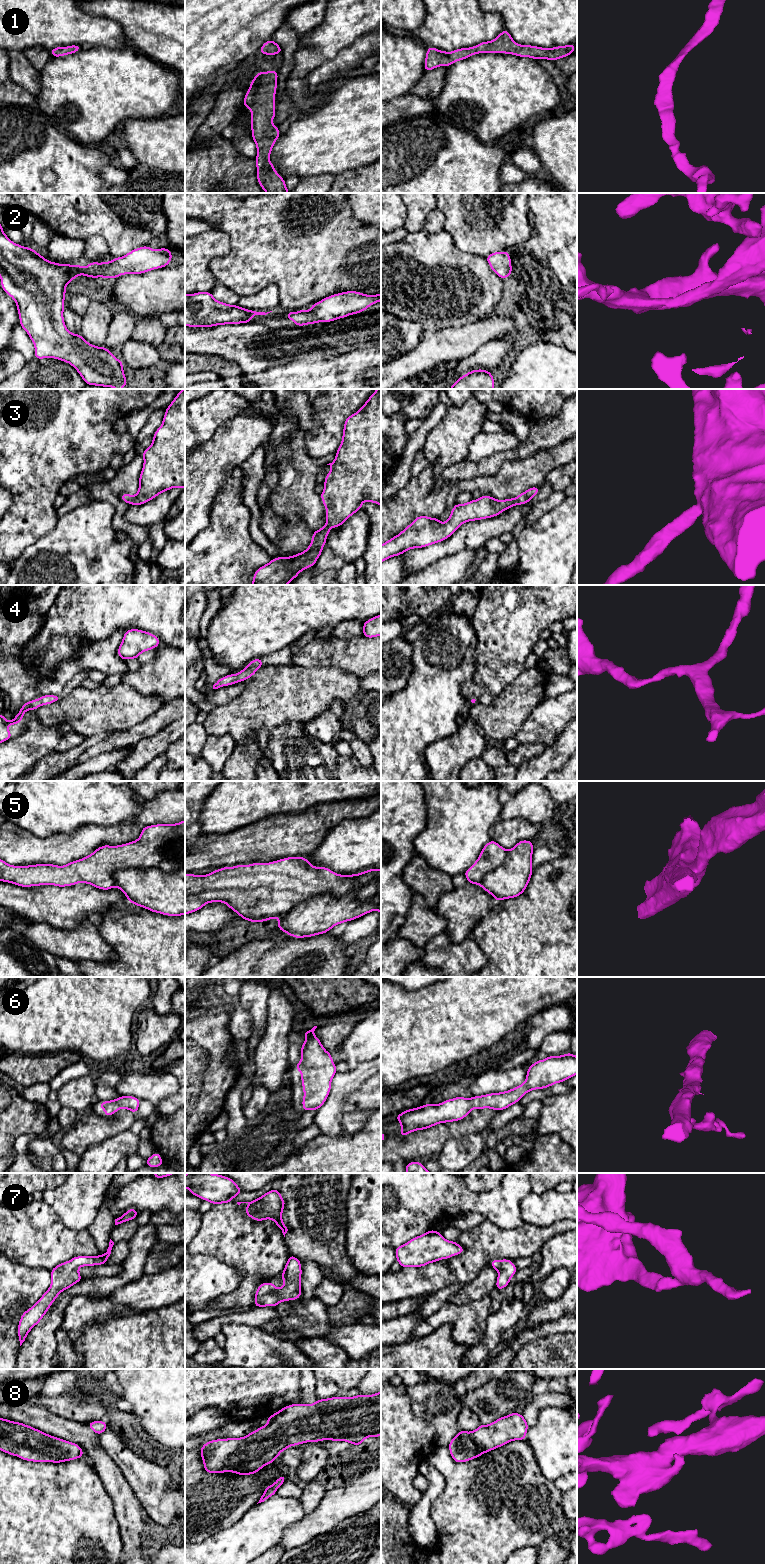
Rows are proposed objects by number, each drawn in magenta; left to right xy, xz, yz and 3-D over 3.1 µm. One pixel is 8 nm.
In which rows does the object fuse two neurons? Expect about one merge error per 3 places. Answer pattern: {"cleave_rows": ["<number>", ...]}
{"cleave_rows": ["5"]}

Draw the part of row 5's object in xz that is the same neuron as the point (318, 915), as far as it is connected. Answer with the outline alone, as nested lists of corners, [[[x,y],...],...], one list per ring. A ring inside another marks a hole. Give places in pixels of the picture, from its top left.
[[[355,891],[344,896],[319,895],[299,903],[278,920],[277,926],[295,938],[312,937],[370,913],[380,903],[381,893],[368,902],[360,902]]]

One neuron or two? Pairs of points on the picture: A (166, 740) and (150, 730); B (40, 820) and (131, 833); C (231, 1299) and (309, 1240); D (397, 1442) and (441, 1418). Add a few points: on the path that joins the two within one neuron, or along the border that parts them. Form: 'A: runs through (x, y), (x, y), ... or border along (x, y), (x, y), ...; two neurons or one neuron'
A: border along (174, 720), (154, 734), (141, 738), (135, 744); two neurons
B: border along (106, 826), (84, 824), (73, 831), (59, 832); two neurons
C: border along (283, 1237), (288, 1254); two neurons
D: border along (412, 1409), (433, 1426), (434, 1445); two neurons

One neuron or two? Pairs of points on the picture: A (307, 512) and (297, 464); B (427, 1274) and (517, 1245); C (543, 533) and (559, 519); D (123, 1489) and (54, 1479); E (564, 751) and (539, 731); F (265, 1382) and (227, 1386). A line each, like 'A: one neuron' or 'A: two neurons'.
A: one neuron
B: one neuron
C: one neuron
D: two neurons
E: two neurons
F: one neuron

